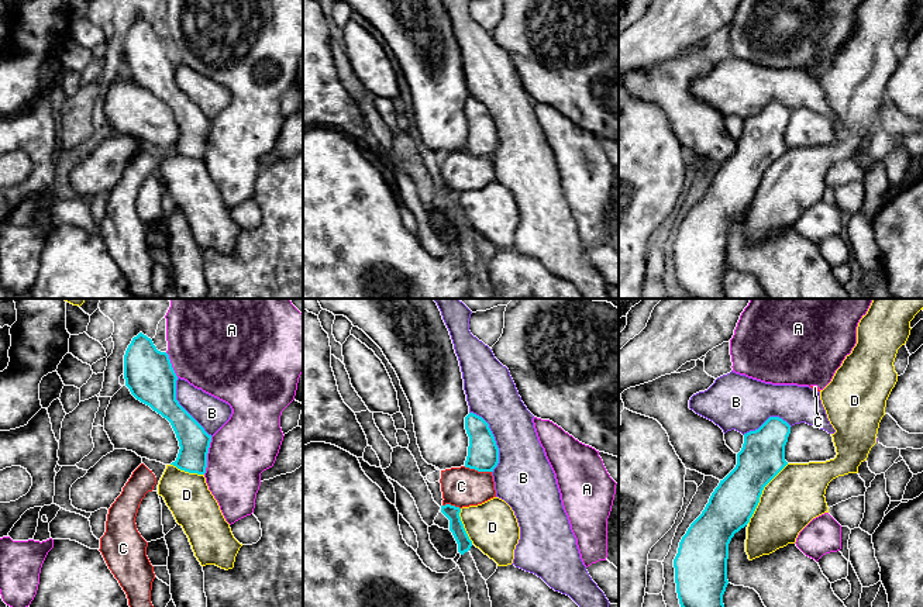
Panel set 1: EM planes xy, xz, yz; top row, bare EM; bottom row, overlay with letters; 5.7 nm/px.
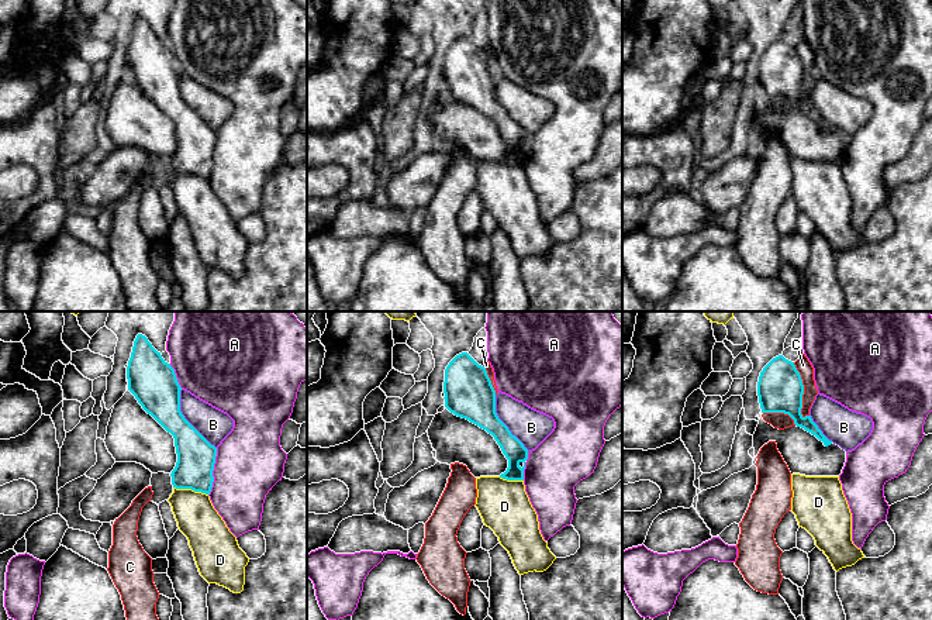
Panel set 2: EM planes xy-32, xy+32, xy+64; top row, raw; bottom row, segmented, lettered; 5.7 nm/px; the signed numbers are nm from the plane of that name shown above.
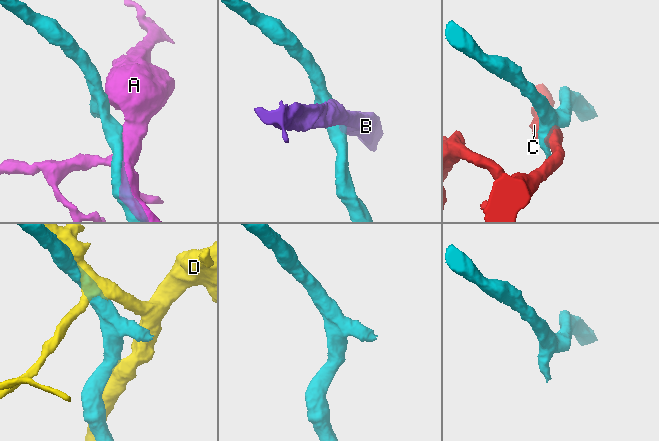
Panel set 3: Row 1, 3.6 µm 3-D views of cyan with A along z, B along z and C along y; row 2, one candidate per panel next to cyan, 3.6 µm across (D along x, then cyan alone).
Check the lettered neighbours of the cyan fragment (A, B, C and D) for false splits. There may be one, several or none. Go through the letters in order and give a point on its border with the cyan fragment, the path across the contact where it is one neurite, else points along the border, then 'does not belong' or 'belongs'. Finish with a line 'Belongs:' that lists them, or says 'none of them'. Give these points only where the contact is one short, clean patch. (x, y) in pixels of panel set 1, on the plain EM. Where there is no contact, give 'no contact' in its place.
A: meets cyan in xy at (206, 140); does not belong
B: meets cyan in xz at (493, 124); does not belong
C: meets cyan in xz at (478, 155); does not belong
D: meets cyan in yz at (761, 178); does not belong
Belongs: none of them

